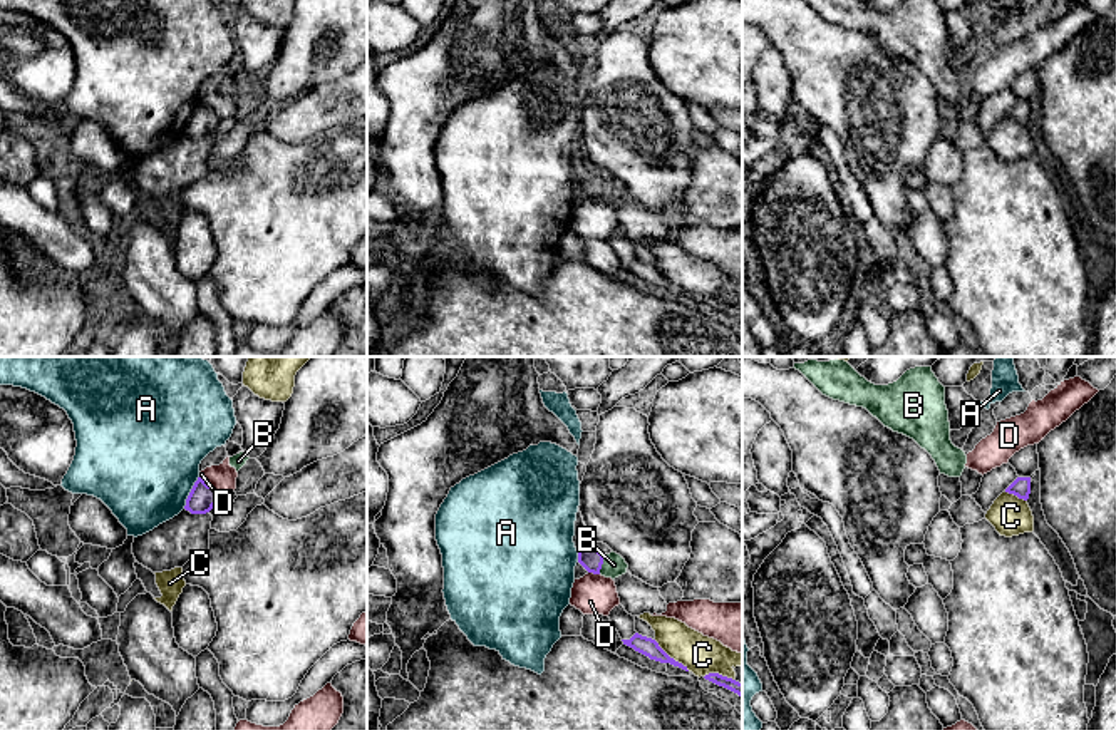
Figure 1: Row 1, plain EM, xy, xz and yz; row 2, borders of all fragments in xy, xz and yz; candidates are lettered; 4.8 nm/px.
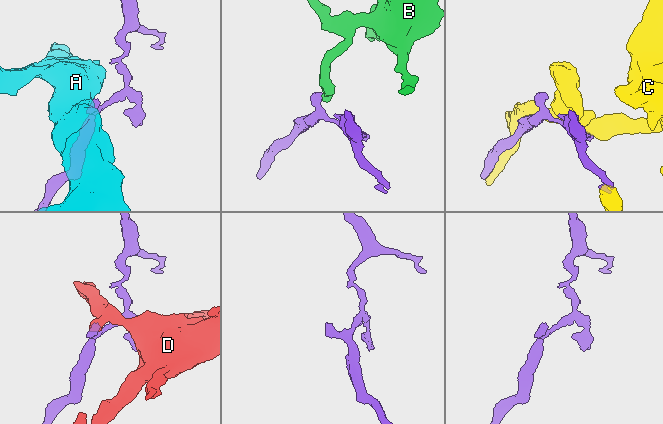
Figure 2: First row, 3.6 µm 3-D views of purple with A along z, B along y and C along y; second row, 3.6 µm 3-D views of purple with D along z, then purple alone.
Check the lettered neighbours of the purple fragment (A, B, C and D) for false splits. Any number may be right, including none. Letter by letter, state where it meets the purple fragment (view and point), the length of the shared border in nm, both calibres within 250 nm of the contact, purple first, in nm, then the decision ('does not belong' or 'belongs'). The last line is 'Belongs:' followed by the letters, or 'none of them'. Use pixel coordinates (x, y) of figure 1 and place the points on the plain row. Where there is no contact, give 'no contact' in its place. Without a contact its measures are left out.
A: contact xy (190, 118); length 180 nm; calibres 130 and 500 nm; does not belong
B: contact xz (602, 188); length 100 nm; calibres 110 and 110 nm; belongs
C: contact xz (672, 283); length 220 nm; calibres 90 and 190 nm; does not belong
D: contact xy (210, 111); length 140 nm; calibres 130 and 130 nm; does not belong
Belongs: B

